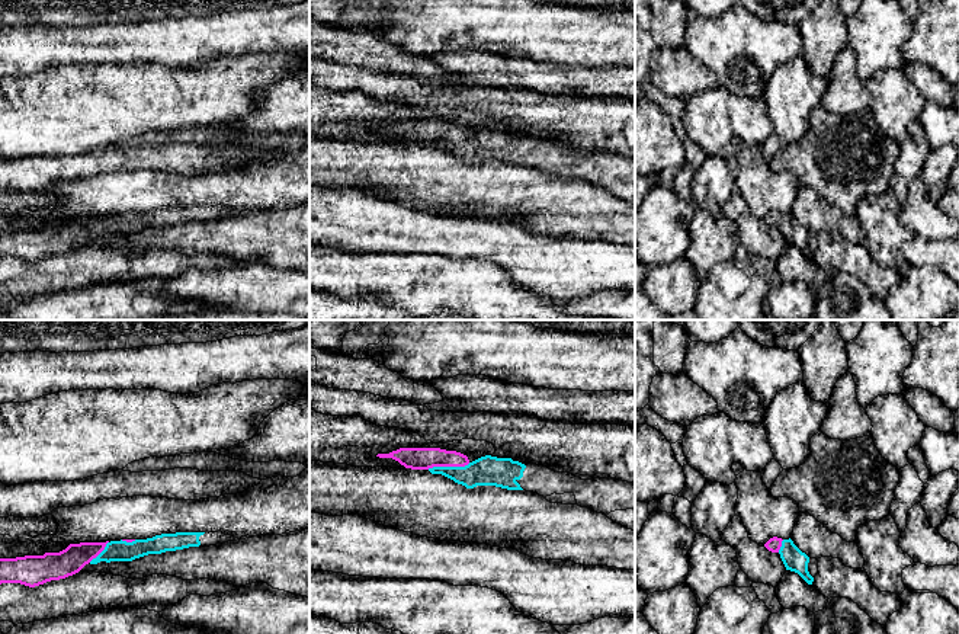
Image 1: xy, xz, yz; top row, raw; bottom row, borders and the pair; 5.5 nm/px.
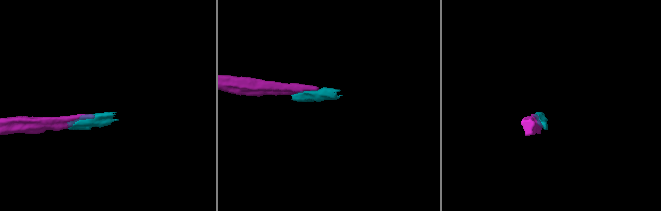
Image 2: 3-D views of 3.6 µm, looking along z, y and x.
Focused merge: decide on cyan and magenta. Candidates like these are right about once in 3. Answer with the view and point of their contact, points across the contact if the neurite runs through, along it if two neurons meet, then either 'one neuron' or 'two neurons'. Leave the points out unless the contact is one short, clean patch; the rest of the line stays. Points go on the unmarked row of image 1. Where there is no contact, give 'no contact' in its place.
contact xz (448, 141); way xz (487, 144), (448, 141), (432, 133), (416, 133); one neuron

